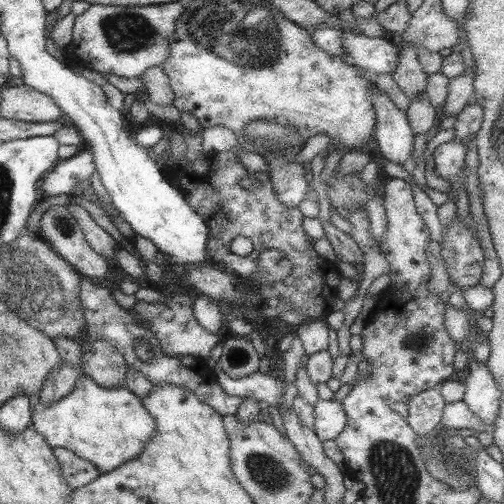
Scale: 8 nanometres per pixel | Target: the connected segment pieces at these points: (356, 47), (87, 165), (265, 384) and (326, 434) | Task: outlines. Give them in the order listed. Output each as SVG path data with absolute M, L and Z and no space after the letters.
M346 30L343 34L342 48L348 52L348 58L354 66L364 69L372 76L392 74L398 65L400 50L394 40L359 36L359 34L350 34Z
M87 147L72 158L61 161L52 172L48 172L39 186L39 198L58 196L62 189L72 195L78 184L91 182L92 174L96 171L94 154Z
M216 366L213 368L215 375L217 376L218 383L230 396L240 396L240 398L248 398L257 401L266 401L270 406L279 406L282 400L280 397L284 396L284 384L278 382L277 378L273 374L264 374L259 370L248 375L244 378L232 378L226 374L220 367Z
M320 399L315 406L314 418L314 432L322 441L335 440L348 423L348 416L339 400Z

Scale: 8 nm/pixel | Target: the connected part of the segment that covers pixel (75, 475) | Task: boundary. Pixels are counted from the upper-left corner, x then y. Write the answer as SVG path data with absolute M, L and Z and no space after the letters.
M56 447L53 454L62 470L61 476L72 490L87 486L101 475L94 464L79 458L70 450Z

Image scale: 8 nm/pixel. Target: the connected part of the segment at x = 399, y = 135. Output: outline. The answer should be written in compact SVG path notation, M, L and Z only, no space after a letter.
M379 90L373 91L373 104L376 112L374 140L378 144L378 150L388 162L403 165L414 150L415 137L406 112L400 111L386 94Z

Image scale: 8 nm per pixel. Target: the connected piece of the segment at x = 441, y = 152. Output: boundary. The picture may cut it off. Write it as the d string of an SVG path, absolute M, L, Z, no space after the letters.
M452 139L449 142L437 146L433 152L435 160L435 174L446 178L446 181L454 176L458 176L460 168L465 166L464 156L466 156L467 146Z

